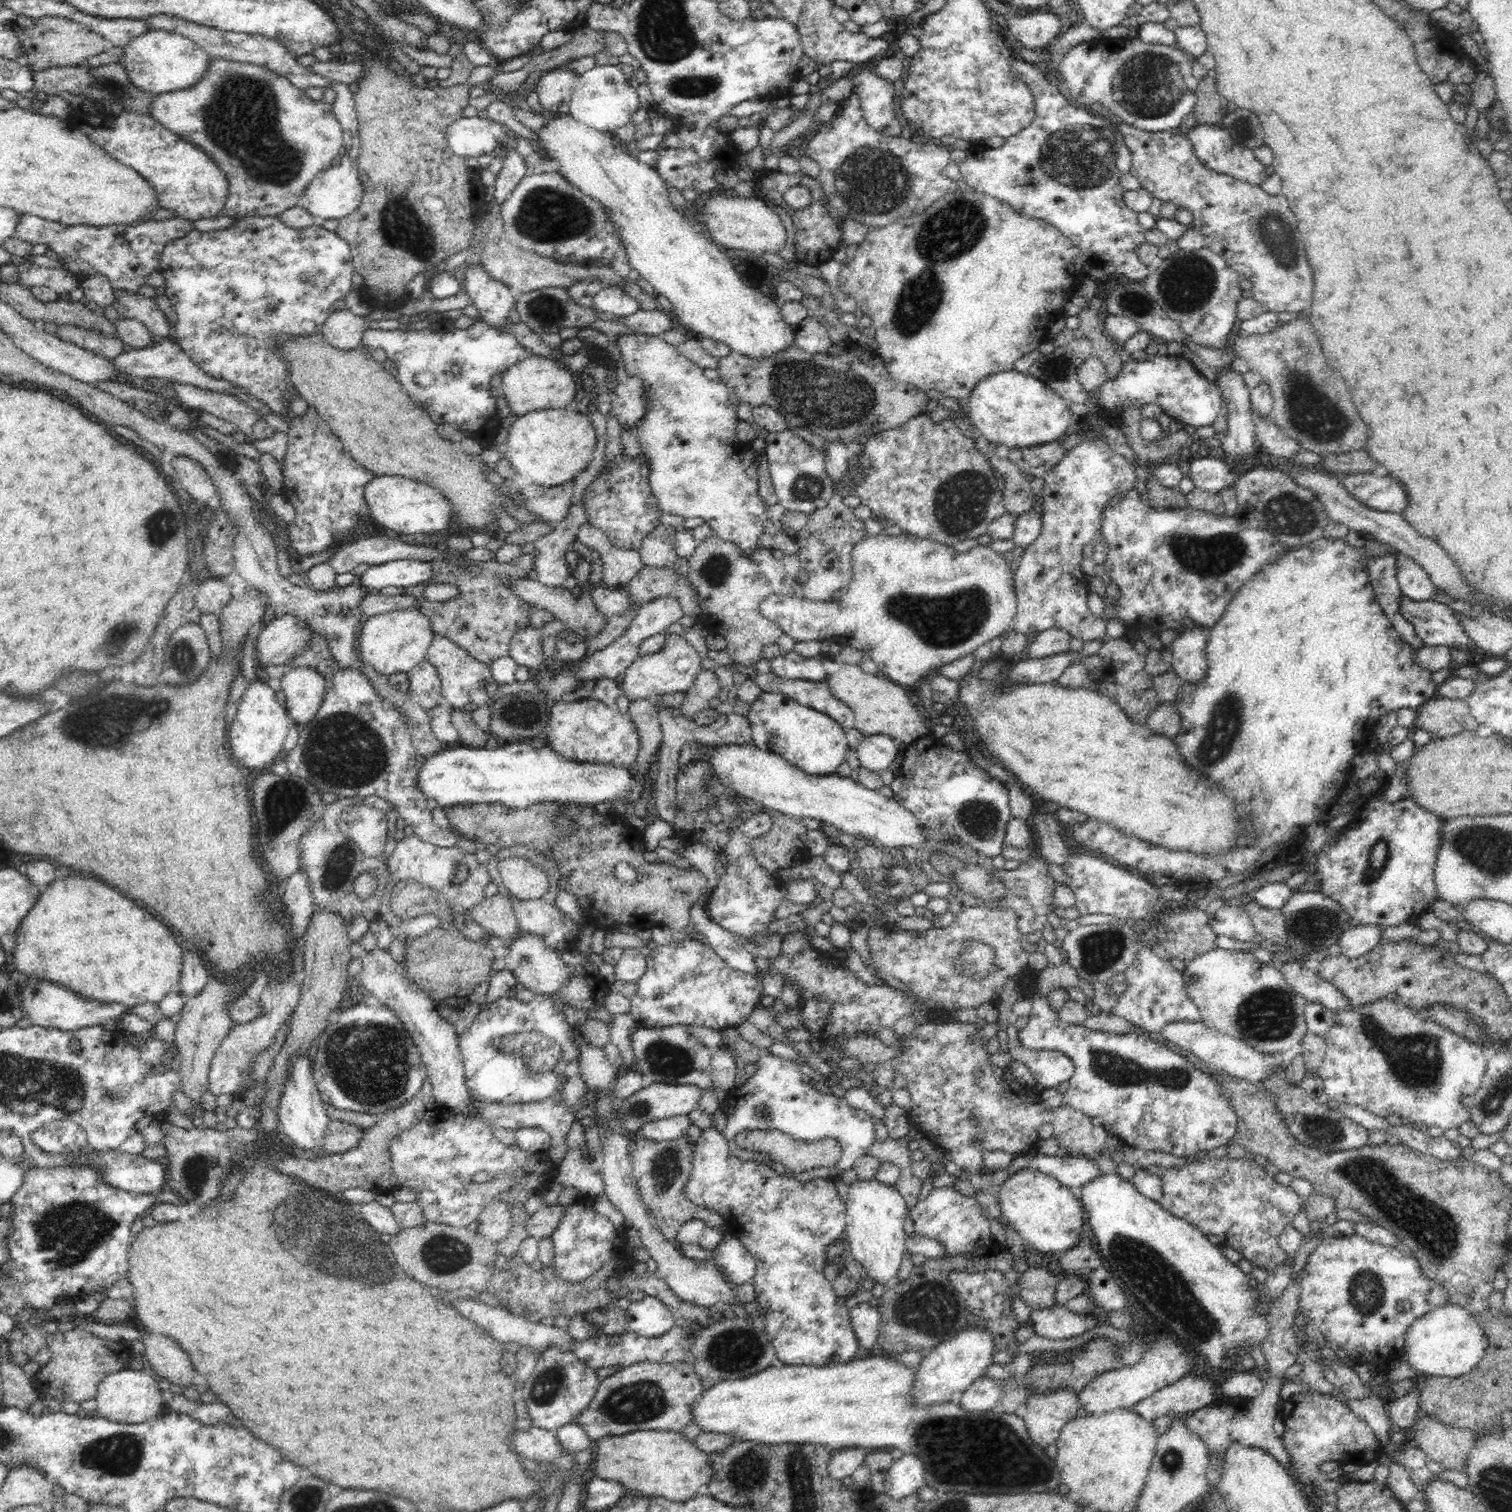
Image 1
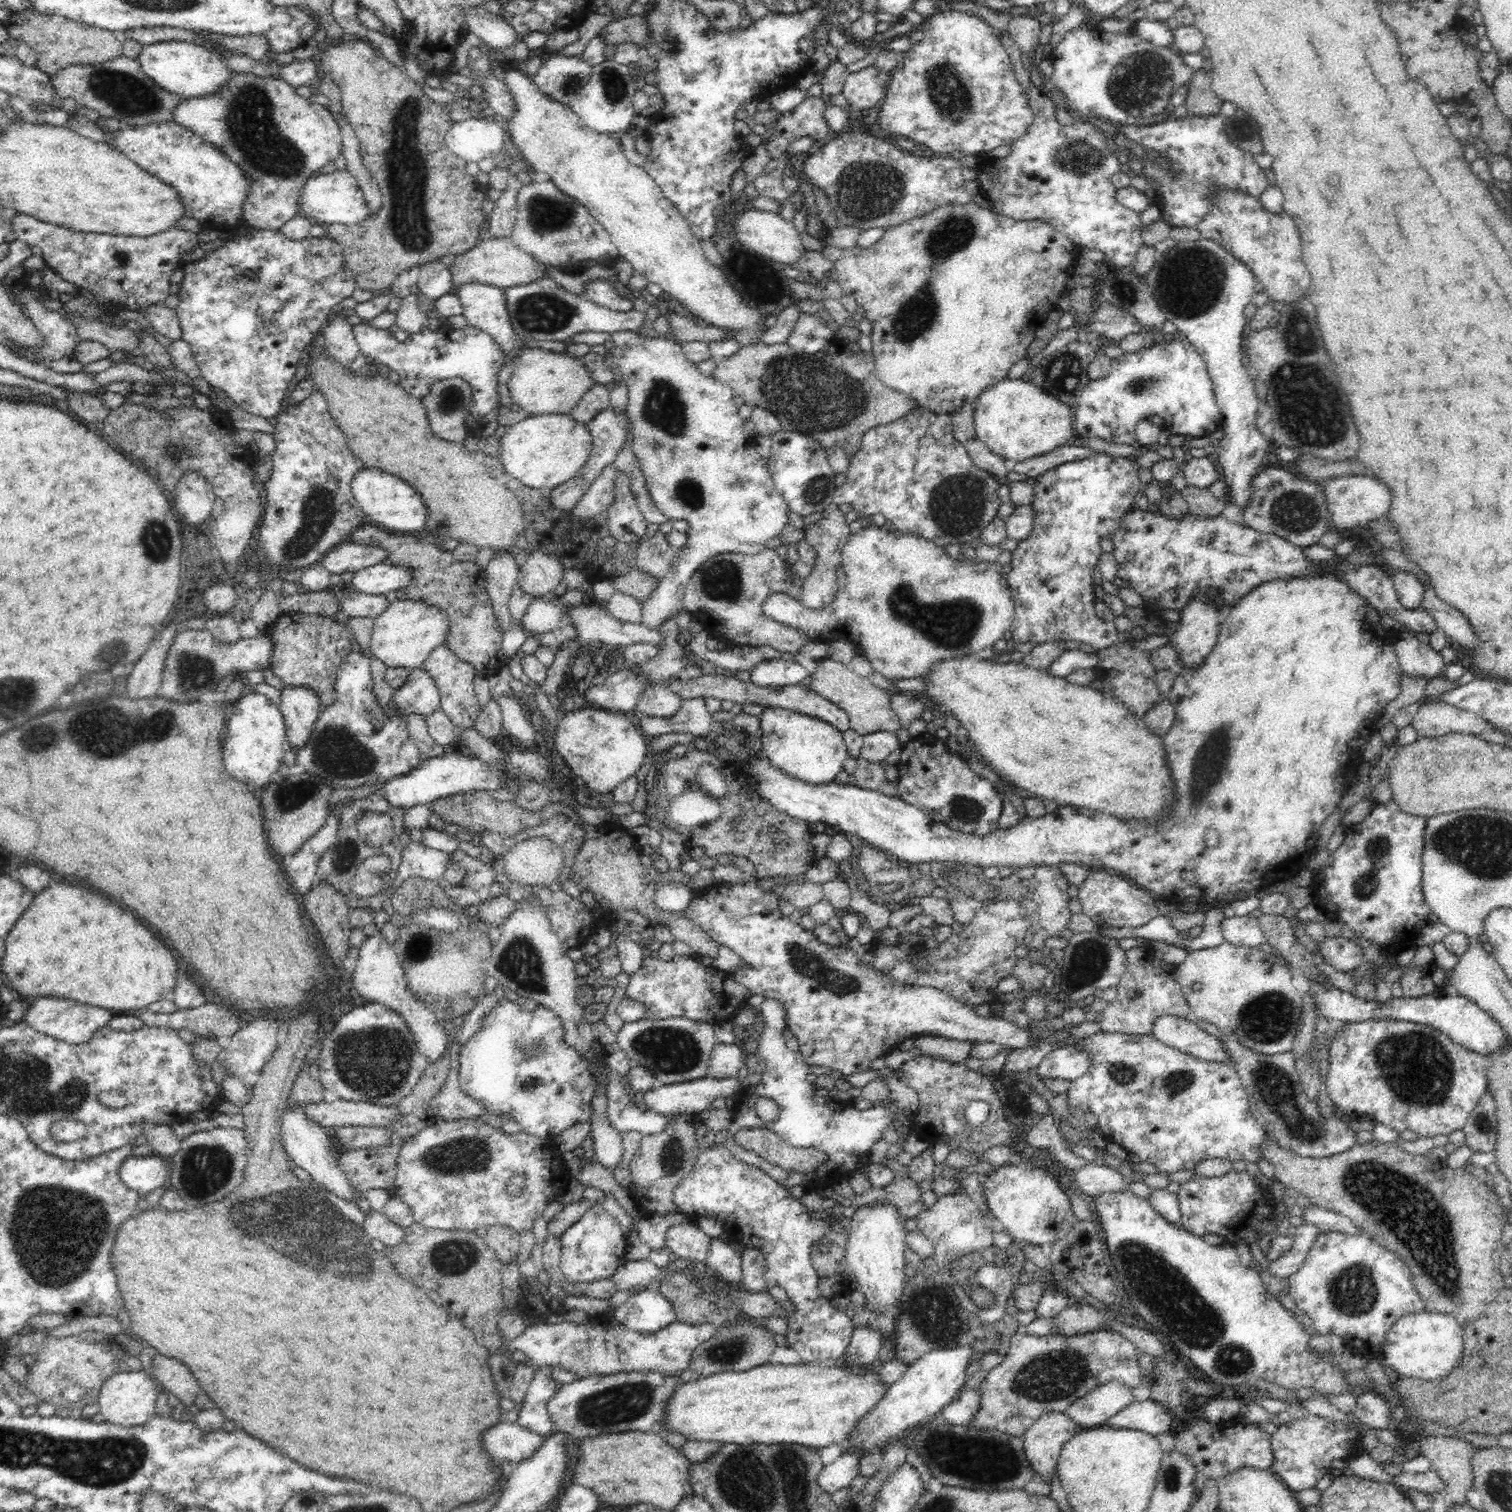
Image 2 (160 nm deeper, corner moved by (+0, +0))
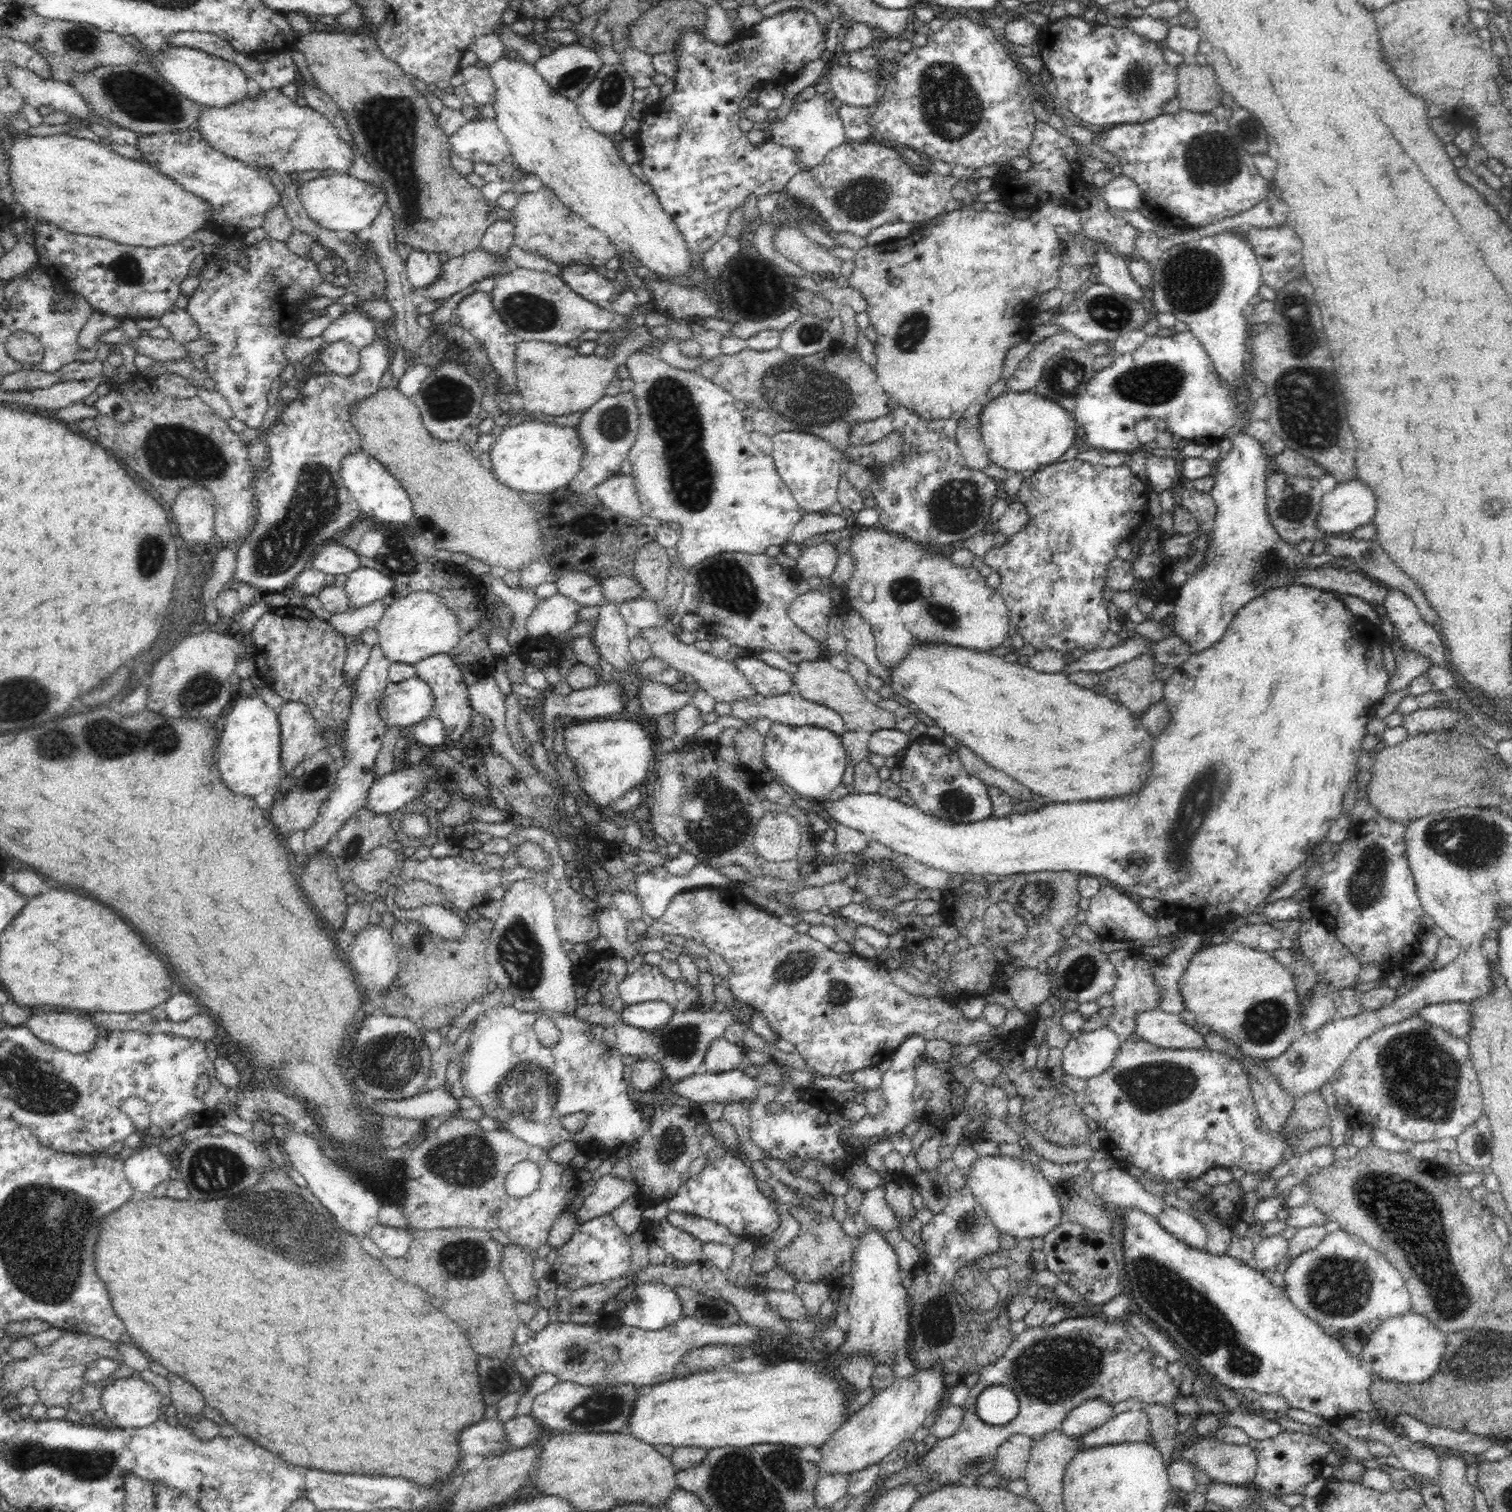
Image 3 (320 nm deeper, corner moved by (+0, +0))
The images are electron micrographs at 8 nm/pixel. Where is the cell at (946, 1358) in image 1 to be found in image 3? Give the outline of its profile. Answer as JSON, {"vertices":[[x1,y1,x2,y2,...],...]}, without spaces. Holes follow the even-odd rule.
{"vertices":[[935,1365,907,1377,900,1377,895,1383,876,1393,868,1404,850,1415,850,1418,819,1446,822,1458,814,1463,820,1473,851,1475,866,1466,879,1464,898,1444,911,1439,916,1430,923,1427,926,1416,930,1416,933,1410,938,1410,945,1386,945,1370,942,1370,941,1366]]}

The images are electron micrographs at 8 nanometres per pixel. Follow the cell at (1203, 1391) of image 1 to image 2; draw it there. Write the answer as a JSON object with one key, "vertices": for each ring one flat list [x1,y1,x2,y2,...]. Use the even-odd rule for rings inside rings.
{"vertices":[[1149,1398,1130,1403,1118,1414,1108,1417,1105,1424,1116,1429,1134,1429,1150,1436,1158,1436,1170,1431,1175,1418,1165,1406]]}

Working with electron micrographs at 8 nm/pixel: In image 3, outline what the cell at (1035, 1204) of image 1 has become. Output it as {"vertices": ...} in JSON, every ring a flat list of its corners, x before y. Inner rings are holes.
{"vertices":[[979,1156,969,1168,966,1178,972,1196,1001,1233,1032,1240,1044,1238,1062,1223,1063,1206,1055,1187,1025,1157]]}

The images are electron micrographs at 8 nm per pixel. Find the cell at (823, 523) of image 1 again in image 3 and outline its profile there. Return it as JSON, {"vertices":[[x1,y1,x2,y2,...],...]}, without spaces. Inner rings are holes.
{"vertices":[[823,579,822,586,815,590,809,590,804,594,799,594,788,608,788,615,792,623,794,623,802,632,805,632,810,638,816,642,822,643,829,637,828,627,830,622,830,612,837,606,832,602,830,594,830,579]]}

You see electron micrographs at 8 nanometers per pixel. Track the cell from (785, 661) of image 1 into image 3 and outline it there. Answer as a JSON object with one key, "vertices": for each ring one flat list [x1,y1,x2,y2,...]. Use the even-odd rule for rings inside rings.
{"vertices":[[757,657,735,658,732,662,754,686,757,694,778,696,796,691,792,673,766,665]]}

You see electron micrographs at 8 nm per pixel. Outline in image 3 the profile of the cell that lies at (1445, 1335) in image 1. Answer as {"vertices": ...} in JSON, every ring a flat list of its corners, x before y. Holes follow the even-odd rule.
{"vertices":[[1418,1314,1396,1316,1382,1322,1366,1336,1360,1357,1378,1379,1416,1384,1428,1380,1440,1368,1442,1356,1448,1348,1448,1334,1438,1331,1436,1325]]}

